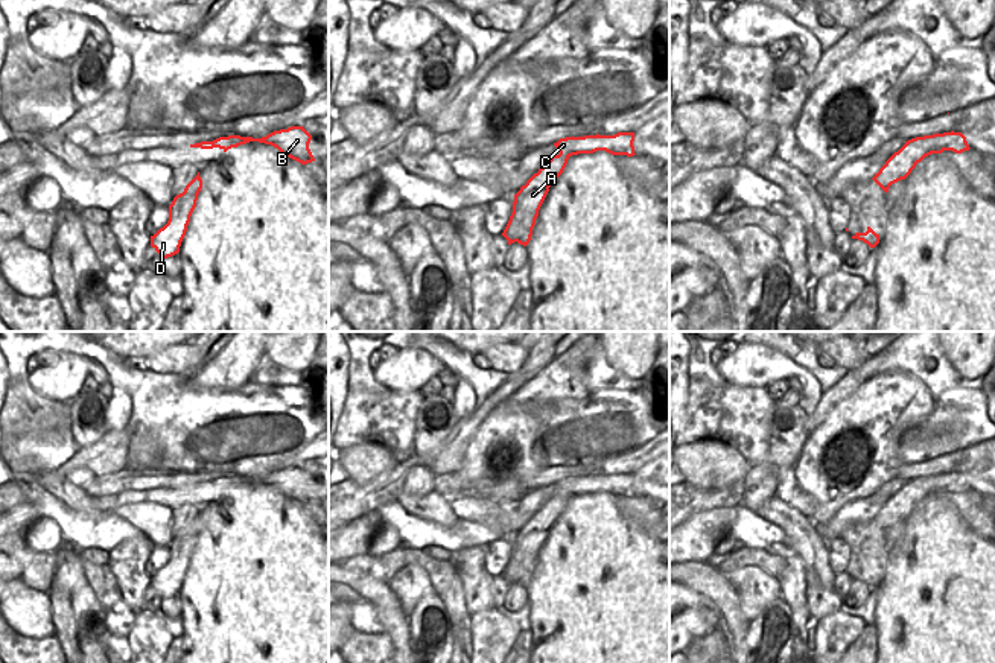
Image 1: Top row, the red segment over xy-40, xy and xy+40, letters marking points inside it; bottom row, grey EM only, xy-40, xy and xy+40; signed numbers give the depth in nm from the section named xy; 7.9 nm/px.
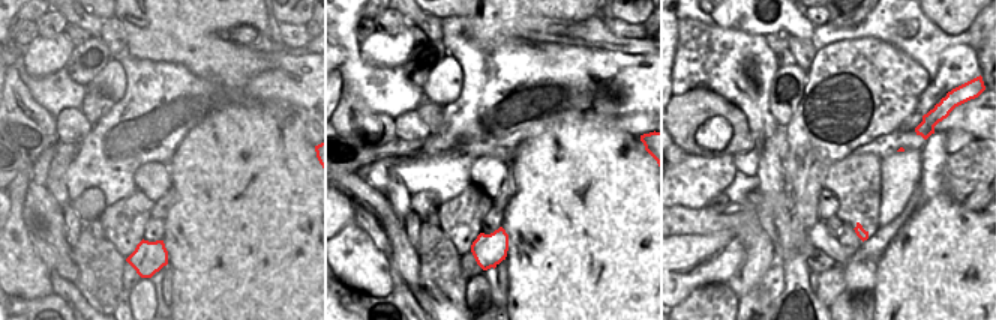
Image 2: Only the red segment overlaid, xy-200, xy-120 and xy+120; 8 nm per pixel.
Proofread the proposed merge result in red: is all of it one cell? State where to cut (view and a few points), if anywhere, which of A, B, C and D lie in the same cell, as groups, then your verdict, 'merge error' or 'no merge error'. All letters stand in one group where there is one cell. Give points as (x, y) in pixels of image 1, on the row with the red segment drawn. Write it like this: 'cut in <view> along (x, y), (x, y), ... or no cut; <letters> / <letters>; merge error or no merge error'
cut in xy+40 along (905, 143), (922, 139), (933, 152); A D / B C; merge error

